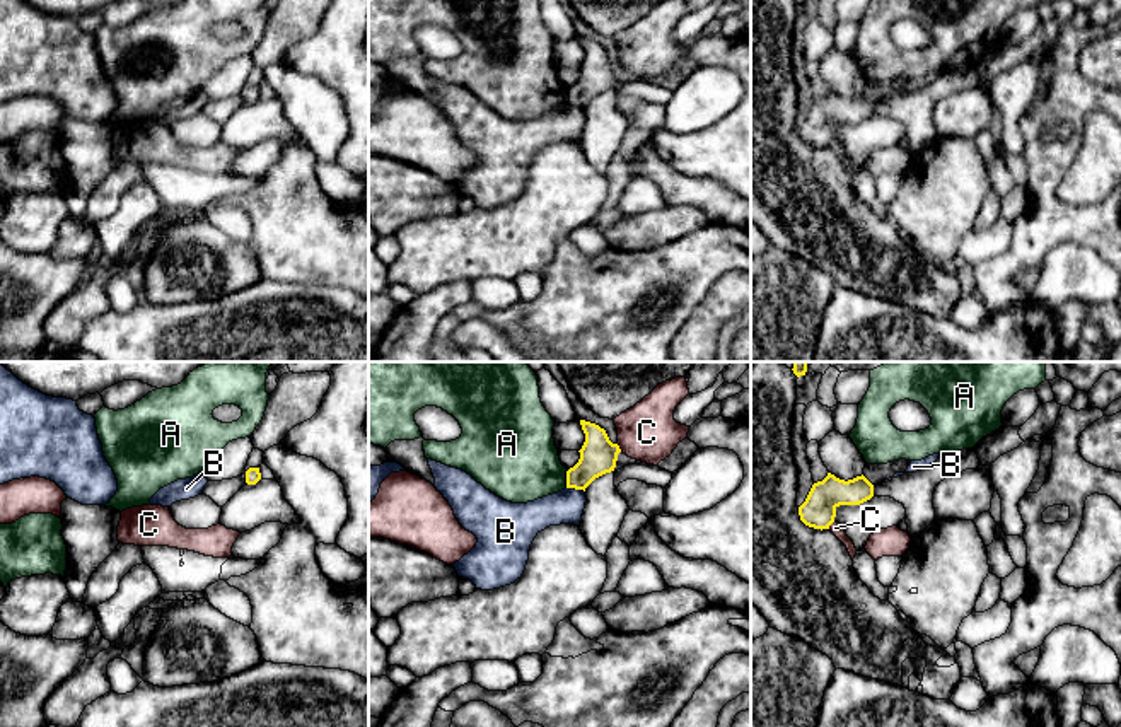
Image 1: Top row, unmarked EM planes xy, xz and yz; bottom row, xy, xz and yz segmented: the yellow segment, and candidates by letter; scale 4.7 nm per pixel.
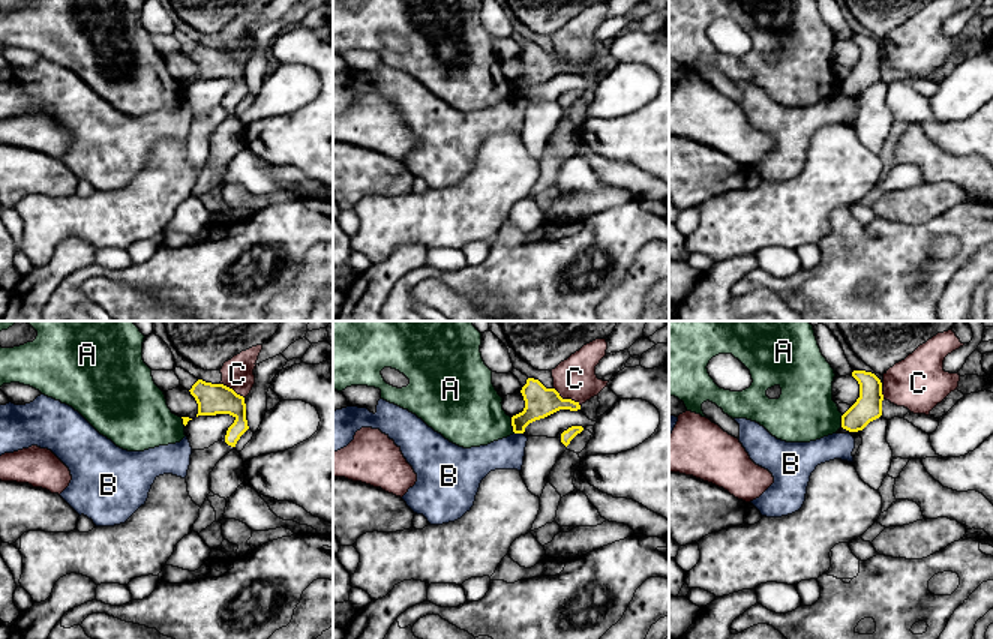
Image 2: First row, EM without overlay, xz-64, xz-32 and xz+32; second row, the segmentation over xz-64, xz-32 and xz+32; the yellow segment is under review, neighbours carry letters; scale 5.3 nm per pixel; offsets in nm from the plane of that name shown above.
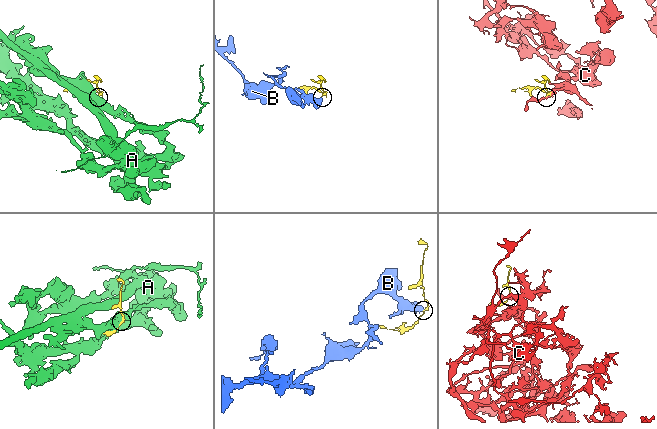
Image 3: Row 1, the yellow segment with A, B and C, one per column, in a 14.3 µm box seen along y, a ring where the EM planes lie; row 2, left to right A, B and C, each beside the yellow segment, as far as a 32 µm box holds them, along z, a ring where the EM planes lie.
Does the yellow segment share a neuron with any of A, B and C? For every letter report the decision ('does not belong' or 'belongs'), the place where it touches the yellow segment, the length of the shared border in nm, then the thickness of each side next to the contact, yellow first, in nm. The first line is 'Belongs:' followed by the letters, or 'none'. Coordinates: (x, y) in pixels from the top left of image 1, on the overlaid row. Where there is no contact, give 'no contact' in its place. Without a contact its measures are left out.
Belongs: none
A: does not belong; meets yellow in xz at (567, 478); contact 90 nm long; 180 nm thick on the yellow side, 380 nm on the other
B: does not belong; meets yellow in xz at (575, 488); contact 90 nm long; 180 nm thick on the yellow side, 160 nm on the other
C: does not belong; meets yellow in xz at (618, 447); contact 50 nm long; 180 nm thick on the yellow side, 280 nm on the other

